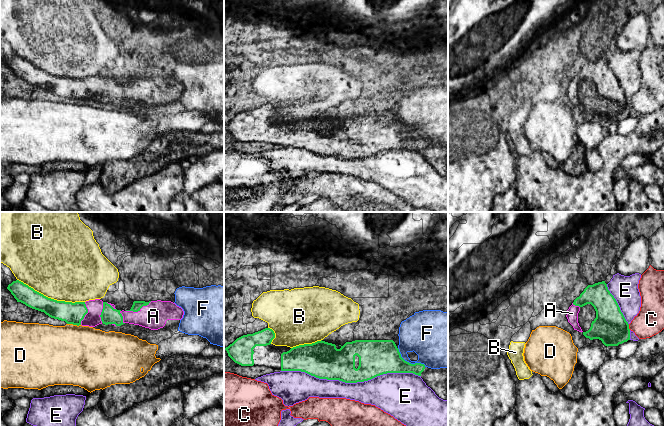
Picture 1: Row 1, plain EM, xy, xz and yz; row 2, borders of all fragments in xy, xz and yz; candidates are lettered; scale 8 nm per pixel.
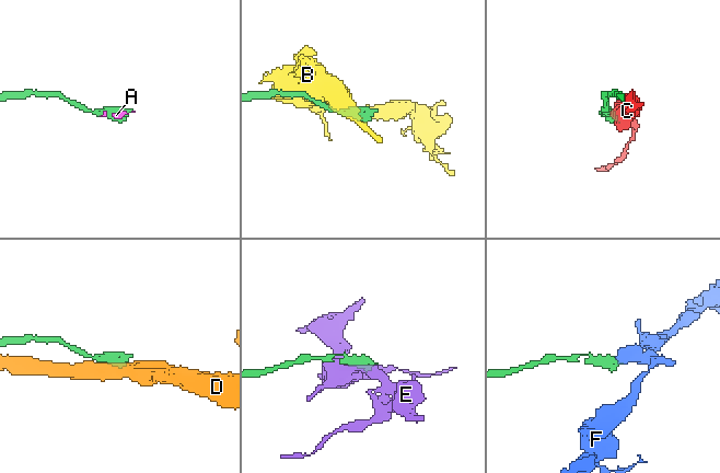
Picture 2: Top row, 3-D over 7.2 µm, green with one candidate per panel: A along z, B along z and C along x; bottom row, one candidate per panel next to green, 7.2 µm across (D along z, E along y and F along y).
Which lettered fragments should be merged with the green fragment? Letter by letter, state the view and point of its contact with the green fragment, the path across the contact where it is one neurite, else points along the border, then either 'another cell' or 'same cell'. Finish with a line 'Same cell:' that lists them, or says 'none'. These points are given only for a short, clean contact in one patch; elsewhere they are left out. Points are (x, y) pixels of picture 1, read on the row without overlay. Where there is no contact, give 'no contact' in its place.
A: contact xy (138, 86); same cell
B: contact xy (50, 74); another cell
C: contact yz (628, 103); another cell
D: contact xy (74, 100); border xy (67, 99), (80, 101); another cell
E: contact xz (351, 158); another cell
F: contact xz (408, 138); border xz (397, 124), (405, 136), (411, 139), (422, 139), (425, 142); another cell
Same cell: A

